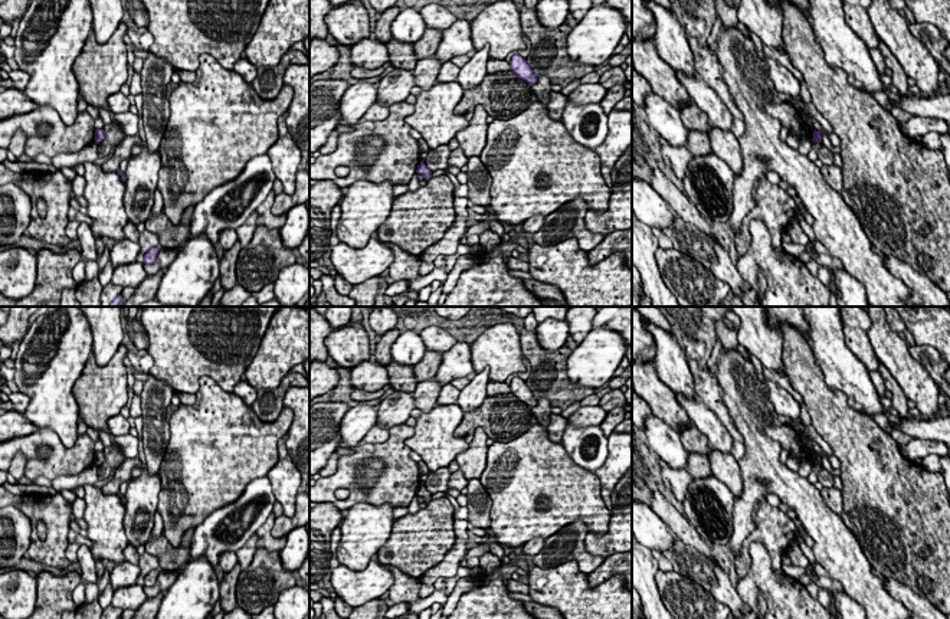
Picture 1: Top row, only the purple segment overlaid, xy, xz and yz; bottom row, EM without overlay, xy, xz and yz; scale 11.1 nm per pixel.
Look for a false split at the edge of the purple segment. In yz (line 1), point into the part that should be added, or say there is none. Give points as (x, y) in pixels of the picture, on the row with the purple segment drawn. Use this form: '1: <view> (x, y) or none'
1: none

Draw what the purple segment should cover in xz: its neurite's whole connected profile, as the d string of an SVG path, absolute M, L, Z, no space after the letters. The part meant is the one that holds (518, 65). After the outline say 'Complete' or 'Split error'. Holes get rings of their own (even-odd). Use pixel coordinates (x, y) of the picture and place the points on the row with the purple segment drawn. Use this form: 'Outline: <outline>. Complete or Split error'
Outline: M515 53L510 60L510 69L522 81L530 85L537 82L537 76L534 75L531 66L527 63L525 58Z. Complete

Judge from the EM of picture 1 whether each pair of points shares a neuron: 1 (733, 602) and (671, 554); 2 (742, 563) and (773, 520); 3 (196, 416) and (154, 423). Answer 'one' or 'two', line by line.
1: one
2: one
3: two

